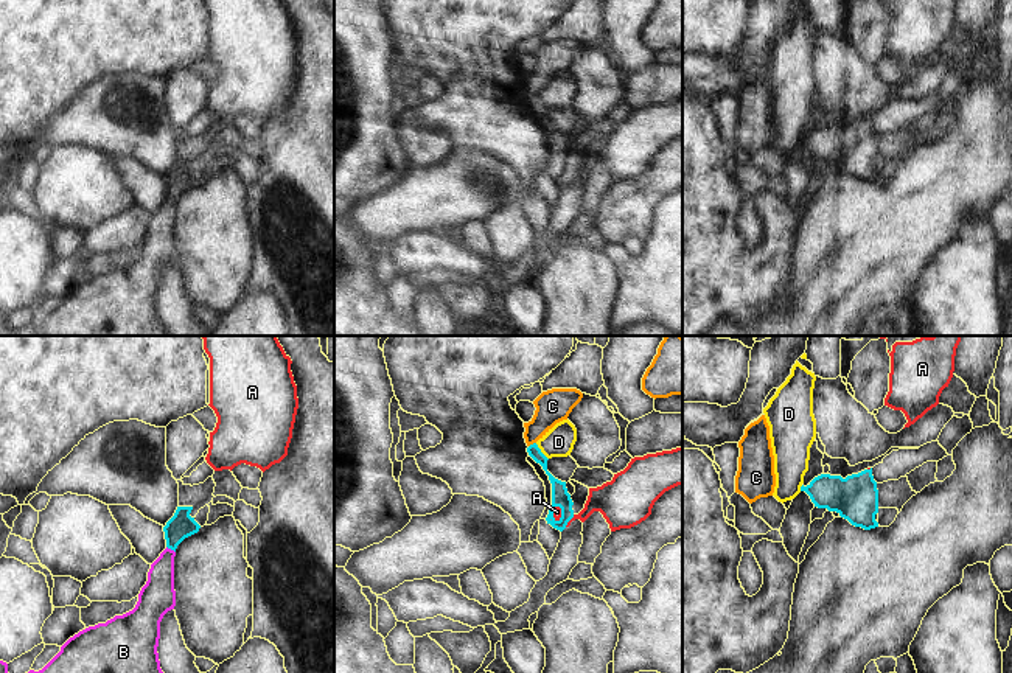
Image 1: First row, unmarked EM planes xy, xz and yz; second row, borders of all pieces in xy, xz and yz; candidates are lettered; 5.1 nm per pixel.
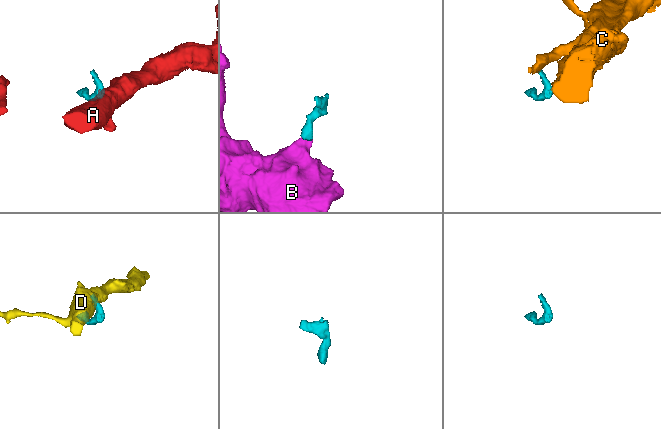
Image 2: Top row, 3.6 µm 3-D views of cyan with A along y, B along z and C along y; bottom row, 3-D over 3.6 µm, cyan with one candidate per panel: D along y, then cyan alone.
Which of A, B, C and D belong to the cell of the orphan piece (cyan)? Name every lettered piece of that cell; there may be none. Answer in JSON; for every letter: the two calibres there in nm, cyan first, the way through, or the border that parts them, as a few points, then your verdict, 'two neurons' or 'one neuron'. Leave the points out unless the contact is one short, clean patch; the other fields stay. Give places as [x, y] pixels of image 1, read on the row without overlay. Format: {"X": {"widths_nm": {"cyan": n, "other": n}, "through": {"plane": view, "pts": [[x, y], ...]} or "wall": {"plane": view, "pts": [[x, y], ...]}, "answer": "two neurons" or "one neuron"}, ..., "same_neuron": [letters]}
{"A": {"widths_nm": {"cyan": 100, "other": 190}, "through": {"plane": "xz", "pts": [[560, 149], [561, 163], [569, 171], [599, 151], [613, 151]]}, "answer": "one neuron"}, "B": {"widths_nm": {"cyan": 140, "other": 170}, "wall": {"plane": "xy", "pts": [[167, 198], [174, 204]]}, "answer": "two neurons"}, "C": {"widths_nm": {"cyan": 70, "other": 170}, "wall": {"plane": "xz", "pts": [[535, 94], [529, 98]]}, "answer": "two neurons"}, "D": {"widths_nm": {"cyan": 90, "other": 160}, "wall": {"plane": "xz", "pts": [[535, 95], [547, 111]]}, "answer": "two neurons"}, "same_neuron": ["A"]}

